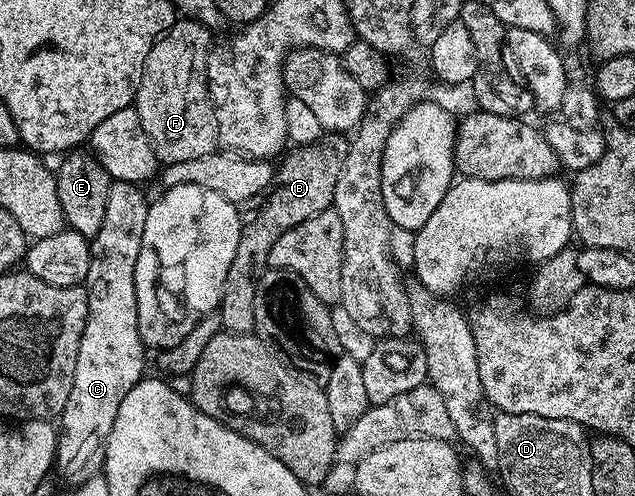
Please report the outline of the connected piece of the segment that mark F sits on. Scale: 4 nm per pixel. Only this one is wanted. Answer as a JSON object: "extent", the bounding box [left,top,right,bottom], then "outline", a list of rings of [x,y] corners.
{"extent":[135,19,219,165],"outline":[[[178,19],[174,21],[173,26],[164,33],[151,47],[151,51],[145,60],[143,67],[143,75],[139,79],[139,87],[135,98],[135,108],[139,115],[139,123],[141,130],[145,132],[145,136],[149,138],[153,152],[157,154],[158,162],[170,165],[171,163],[183,163],[183,159],[199,159],[199,155],[211,155],[218,152],[219,142],[217,140],[217,120],[213,114],[213,103],[209,100],[209,80],[205,72],[207,71],[207,59],[209,58],[209,50],[211,48],[211,40],[209,41],[210,30],[197,21],[190,19]]]}

